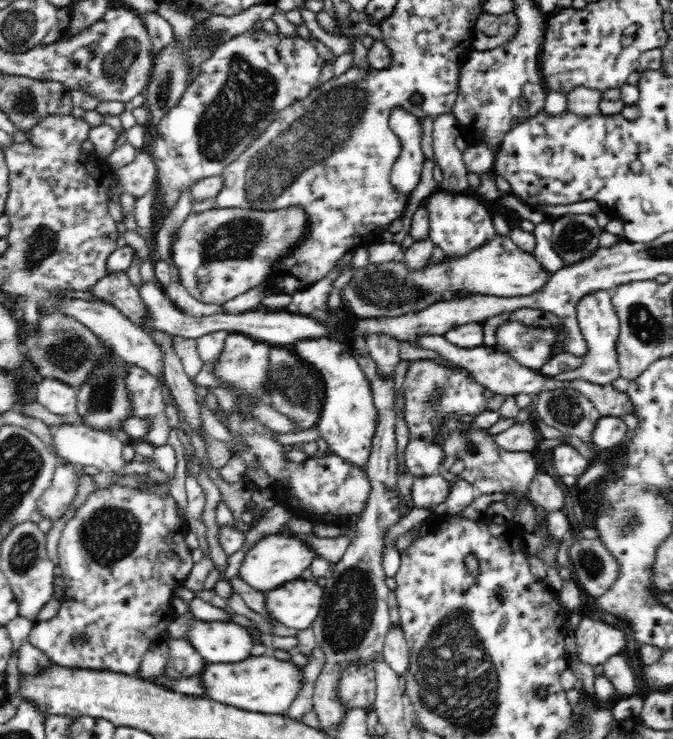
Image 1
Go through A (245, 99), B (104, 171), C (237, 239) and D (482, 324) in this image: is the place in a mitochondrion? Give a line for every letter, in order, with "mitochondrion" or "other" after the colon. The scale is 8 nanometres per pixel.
A: mitochondrion
B: other
C: mitochondrion
D: other

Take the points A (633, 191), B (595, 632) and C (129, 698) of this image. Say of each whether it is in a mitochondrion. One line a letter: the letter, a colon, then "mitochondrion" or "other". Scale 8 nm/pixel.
A: other
B: other
C: other

